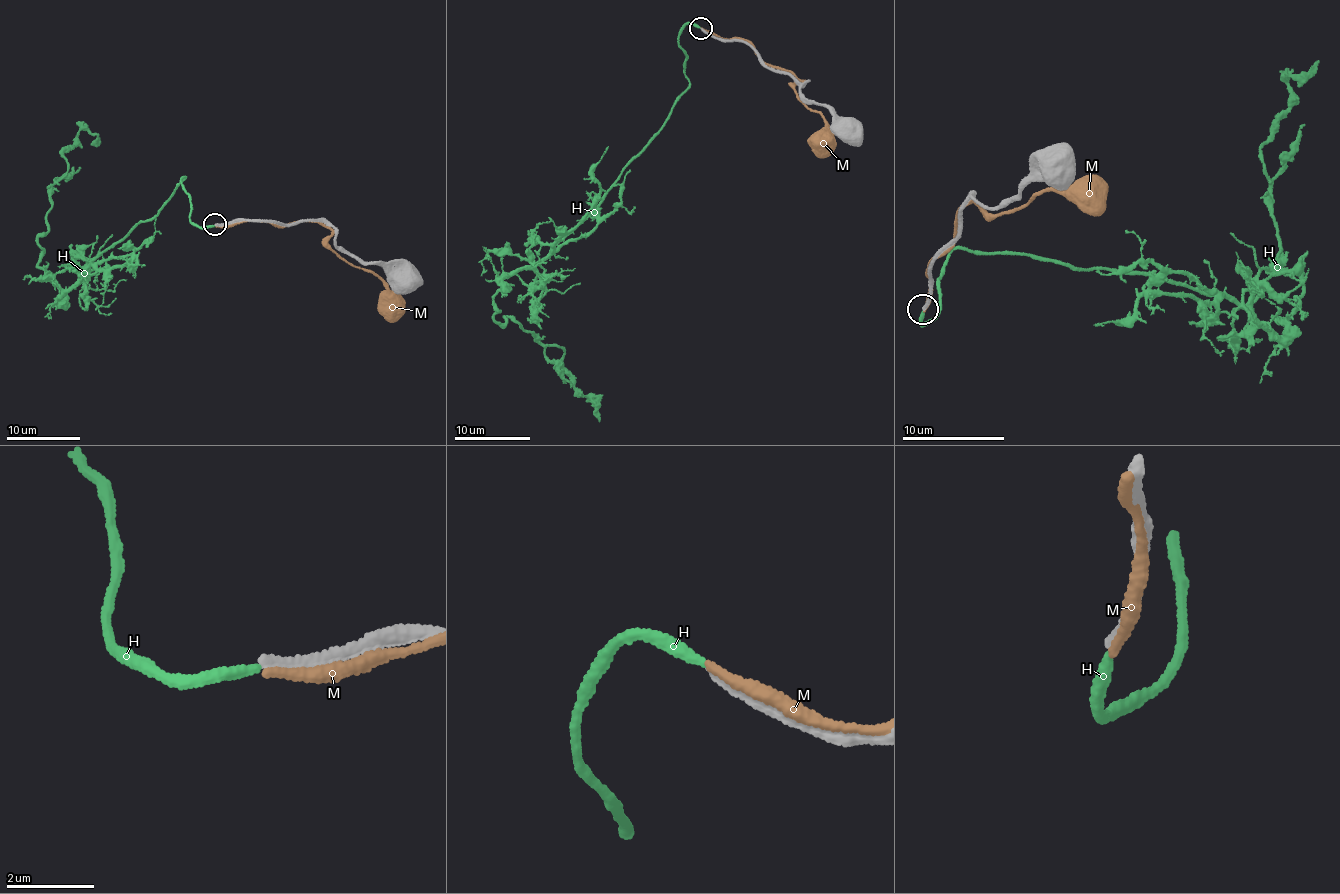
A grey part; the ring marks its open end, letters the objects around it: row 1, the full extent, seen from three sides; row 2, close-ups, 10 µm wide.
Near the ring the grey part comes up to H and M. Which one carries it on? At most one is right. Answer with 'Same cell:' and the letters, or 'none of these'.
Same cell: none of these

